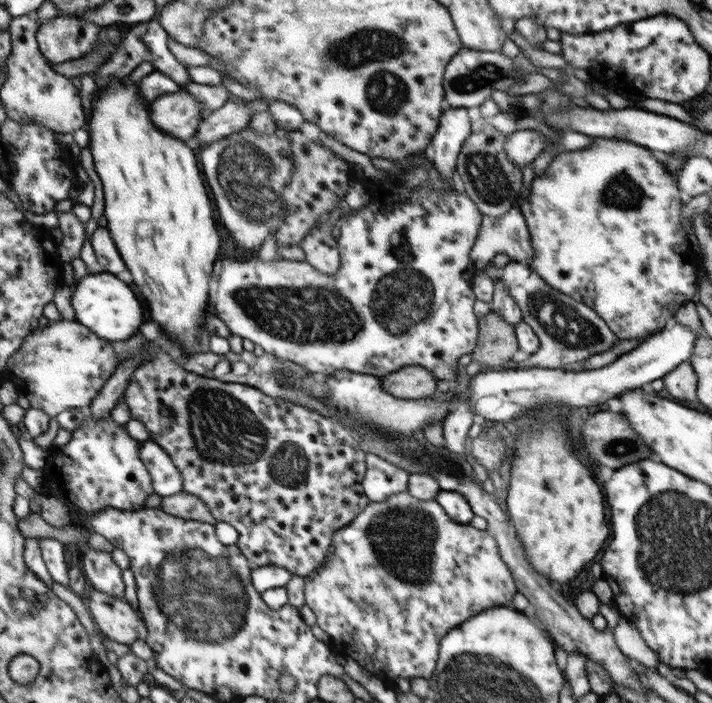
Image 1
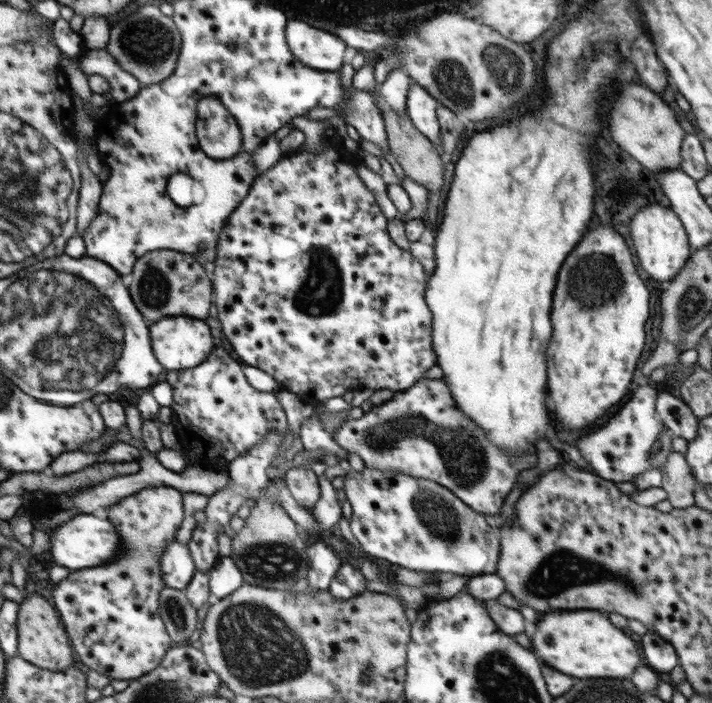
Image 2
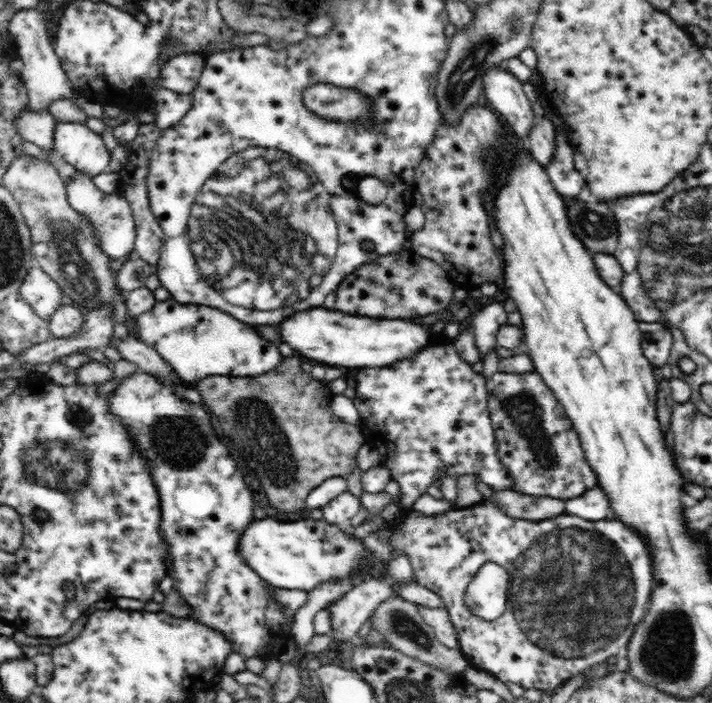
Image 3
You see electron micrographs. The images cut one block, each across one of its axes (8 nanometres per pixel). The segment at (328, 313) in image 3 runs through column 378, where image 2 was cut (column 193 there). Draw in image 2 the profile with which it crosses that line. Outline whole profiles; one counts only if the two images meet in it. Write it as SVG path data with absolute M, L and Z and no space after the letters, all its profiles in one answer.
M172 316L162 318L154 323L151 328L152 344L154 350L158 350L158 360L166 364L166 370L182 370L182 368L194 368L200 362L204 362L209 352L215 347L212 329L206 320L198 320L193 317Z

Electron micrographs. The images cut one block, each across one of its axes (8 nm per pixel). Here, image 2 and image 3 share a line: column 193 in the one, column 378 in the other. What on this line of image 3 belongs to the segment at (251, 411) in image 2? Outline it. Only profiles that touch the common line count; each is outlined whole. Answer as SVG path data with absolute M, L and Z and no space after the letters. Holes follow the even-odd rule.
M452 343L431 344L422 348L418 356L412 356L408 360L398 360L382 368L368 367L360 370L354 383L357 397L352 401L358 409L358 425L365 442L383 455L380 465L391 471L391 478L399 483L400 495L395 510L408 511L416 499L426 494L433 481L440 482L448 475L456 475L457 478L472 475L478 482L488 484L493 490L514 488L514 479L508 473L506 465L500 461L496 447L496 435L488 409L489 386L479 366L464 362ZM441 470L446 474L436 479L436 474Z

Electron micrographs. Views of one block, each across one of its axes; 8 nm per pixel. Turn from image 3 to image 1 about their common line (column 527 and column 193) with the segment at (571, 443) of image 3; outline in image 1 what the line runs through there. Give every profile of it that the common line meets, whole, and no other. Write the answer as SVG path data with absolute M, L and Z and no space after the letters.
M156 352L154 356L150 356L150 360L140 364L140 367L130 376L130 382L128 382L126 390L124 390L121 400L126 401L132 419L139 420L144 424L146 430L148 430L148 440L158 443L169 452L169 456L176 464L176 468L182 473L183 491L202 499L217 522L226 522L236 528L239 534L236 546L240 548L242 554L248 559L251 568L280 566L286 568L288 572L296 574L296 576L308 576L308 574L318 570L326 562L334 534L347 524L350 524L370 502L363 489L363 478L365 477L367 466L365 464L366 451L363 449L362 443L351 432L351 429L322 416L318 412L314 412L314 410L310 410L310 408L292 404L292 402L288 402L284 398L272 398L272 396L264 394L262 390L258 390L253 386L220 382L219 380L188 372L166 352Z

